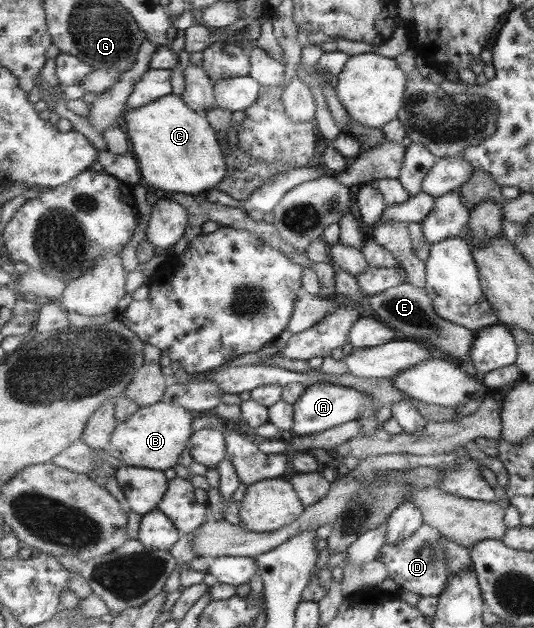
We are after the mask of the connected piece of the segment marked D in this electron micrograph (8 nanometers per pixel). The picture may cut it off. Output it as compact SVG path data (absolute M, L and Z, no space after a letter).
M424 524L413 536L397 545L385 545L379 553L379 561L383 562L389 575L399 590L407 590L421 597L440 597L444 585L449 584L450 568L447 551L441 543L441 531L431 525Z

